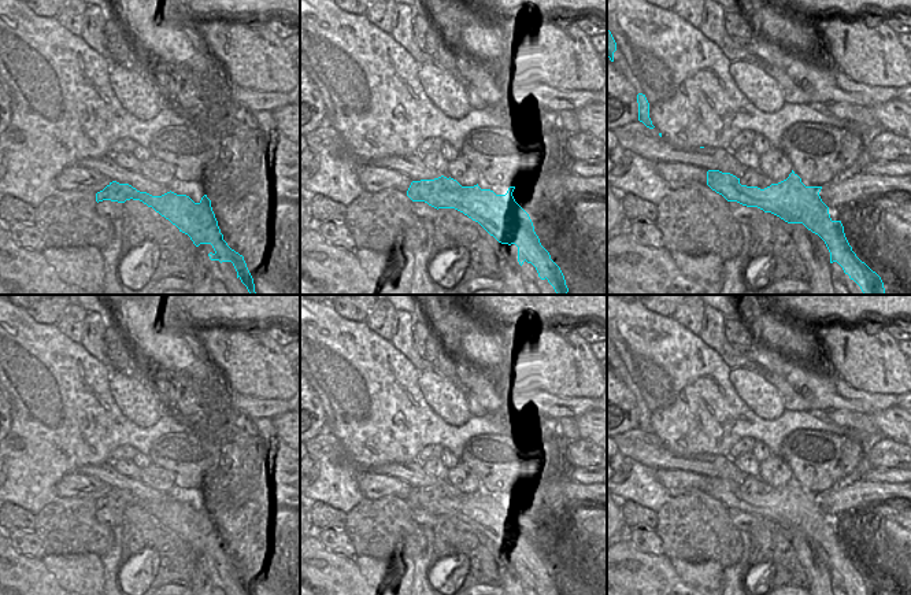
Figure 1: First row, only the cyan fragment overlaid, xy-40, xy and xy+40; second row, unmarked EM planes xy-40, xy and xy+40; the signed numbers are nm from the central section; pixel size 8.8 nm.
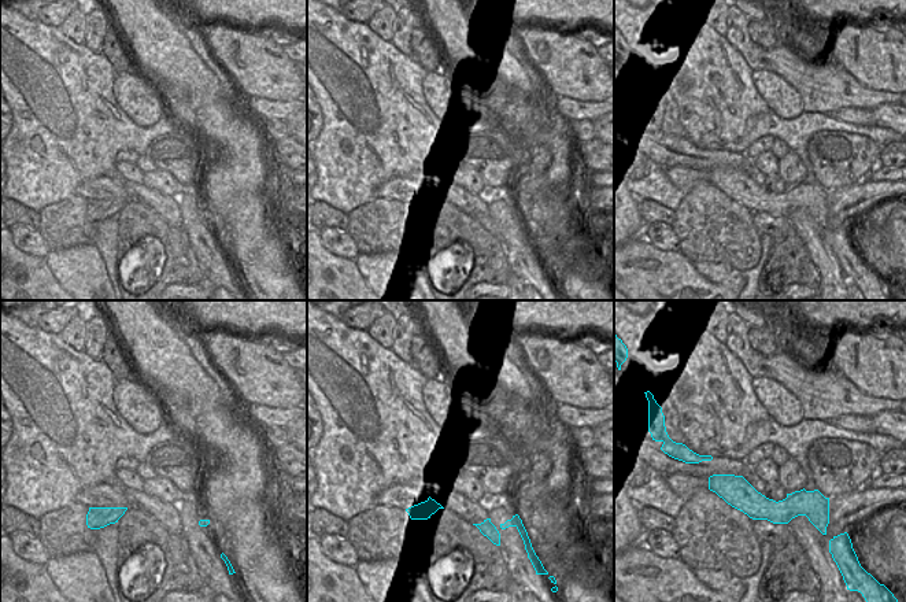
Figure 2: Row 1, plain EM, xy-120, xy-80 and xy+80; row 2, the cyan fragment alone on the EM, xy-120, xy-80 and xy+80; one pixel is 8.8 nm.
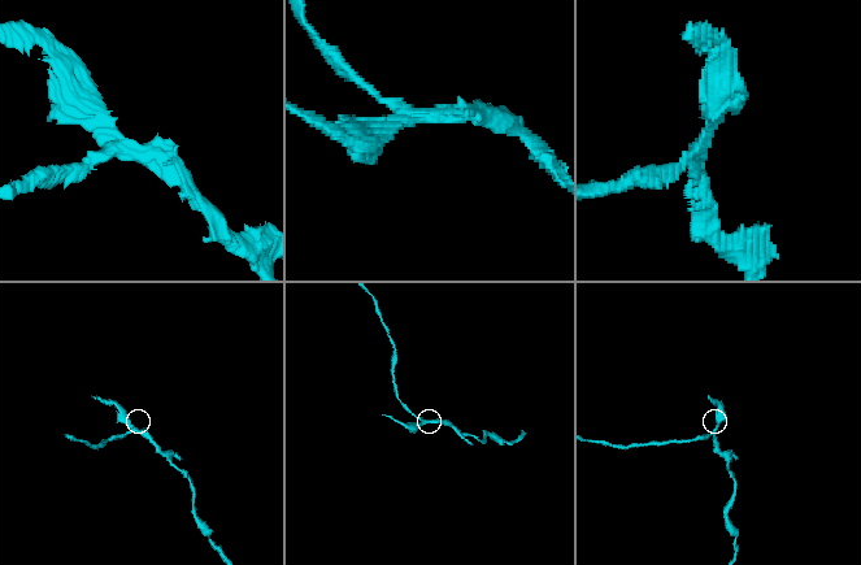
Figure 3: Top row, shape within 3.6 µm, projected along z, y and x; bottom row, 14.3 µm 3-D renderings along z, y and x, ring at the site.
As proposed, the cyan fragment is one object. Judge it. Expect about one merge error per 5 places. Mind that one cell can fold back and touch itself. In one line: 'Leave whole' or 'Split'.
Split.

